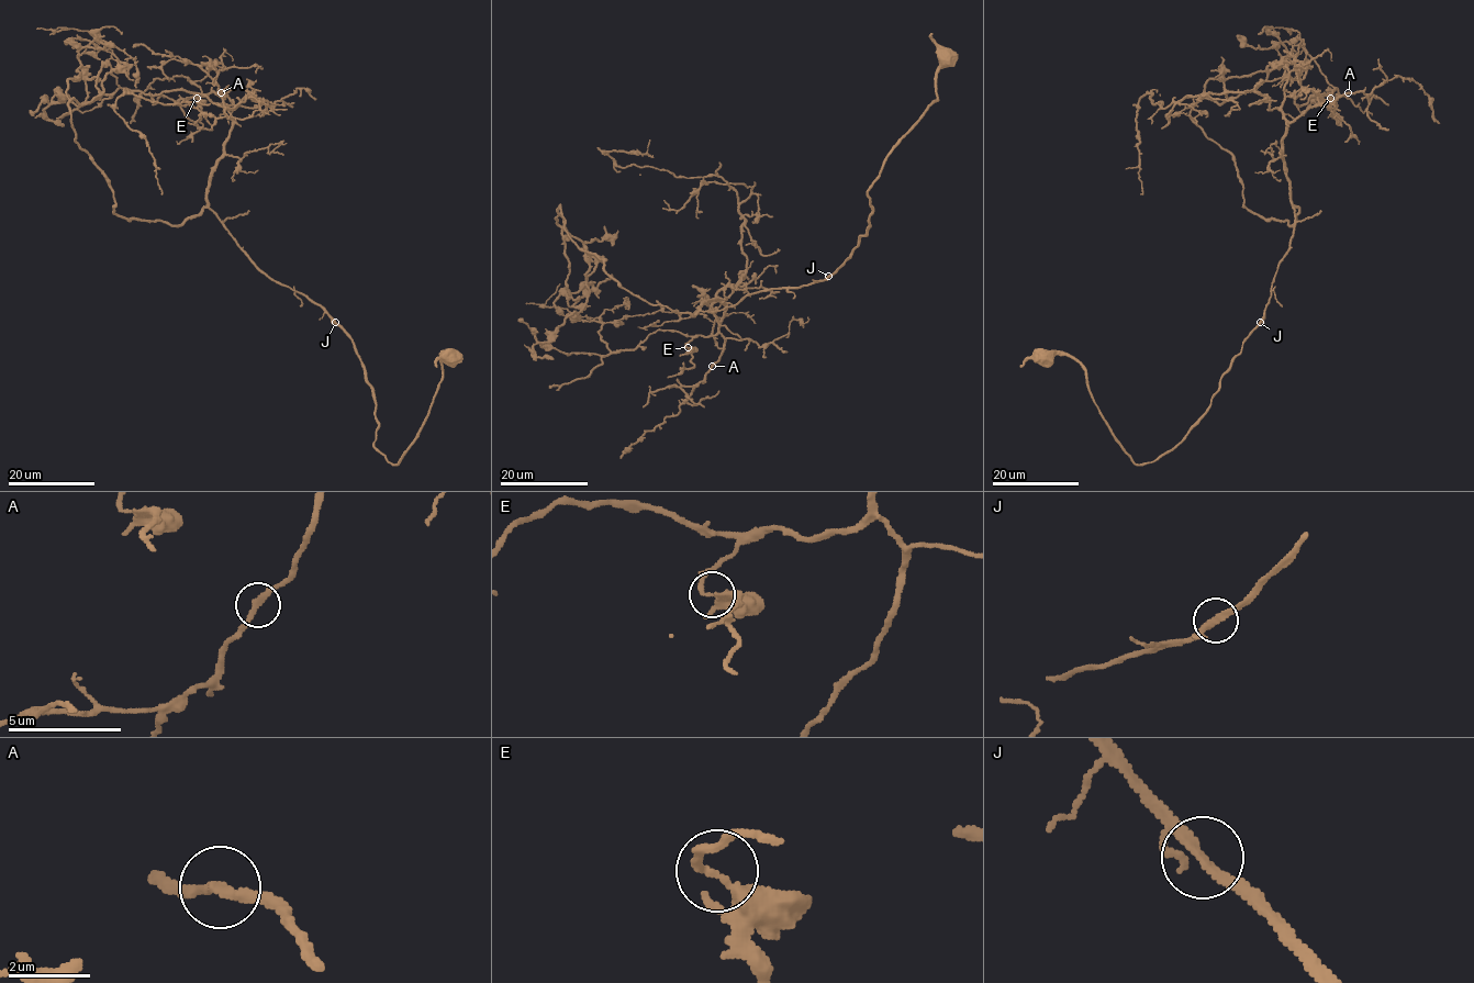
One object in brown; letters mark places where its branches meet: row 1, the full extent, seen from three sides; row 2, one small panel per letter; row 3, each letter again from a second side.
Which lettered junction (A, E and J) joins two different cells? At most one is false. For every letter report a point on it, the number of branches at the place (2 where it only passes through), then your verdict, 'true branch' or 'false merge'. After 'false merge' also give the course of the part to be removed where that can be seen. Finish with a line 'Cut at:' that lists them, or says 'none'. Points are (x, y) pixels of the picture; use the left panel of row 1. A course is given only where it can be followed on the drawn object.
A: at (221, 92); 2 branches meet; true branch
E: at (197, 98); 2 branches meet; true branch
J: at (335, 322); 2 branches meet; true branch
Cut at: none

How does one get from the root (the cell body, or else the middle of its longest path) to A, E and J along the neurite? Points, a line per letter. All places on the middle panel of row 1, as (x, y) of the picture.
A: (947, 58), (937, 99), (868, 191), (870, 226), (850, 256), (823, 280), (699, 306), (725, 306), (712, 366)
E: (947, 58), (868, 191), (852, 254), (810, 285), (703, 303), (723, 320), (688, 348)
J: (947, 58), (936, 74), (937, 99), (891, 149), (868, 191), (872, 208), (868, 232), (829, 276)

